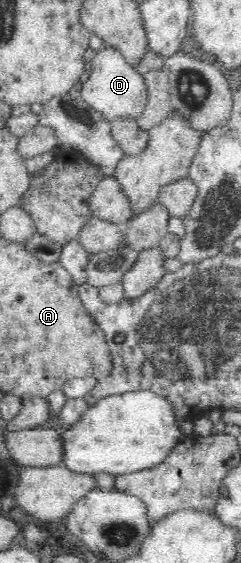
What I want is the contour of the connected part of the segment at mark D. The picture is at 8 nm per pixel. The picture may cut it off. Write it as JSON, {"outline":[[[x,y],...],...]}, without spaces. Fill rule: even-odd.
{"outline":[[[105,45],[95,53],[90,64],[90,75],[82,83],[81,99],[95,108],[106,120],[139,117],[147,105],[147,86],[144,76],[136,70],[123,55],[112,46]]]}

